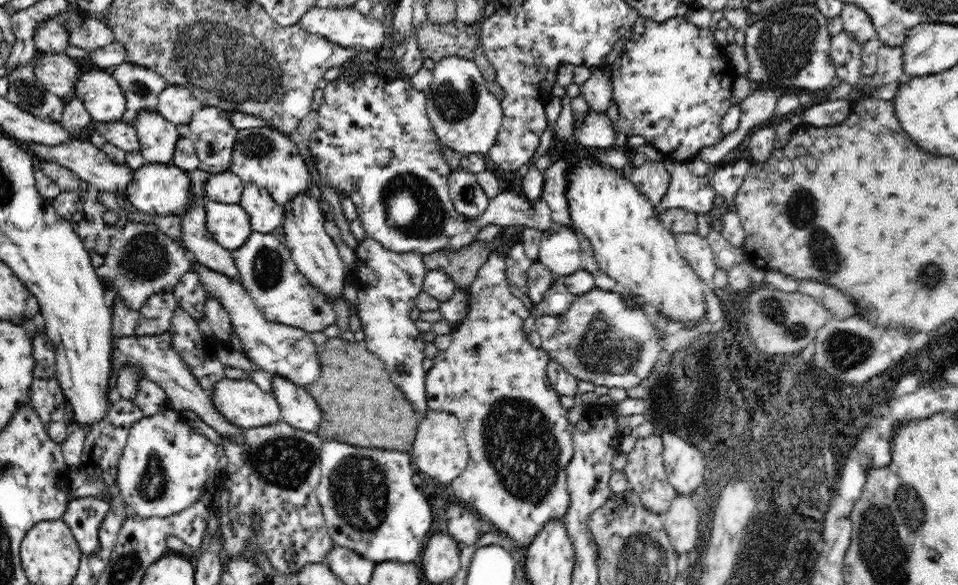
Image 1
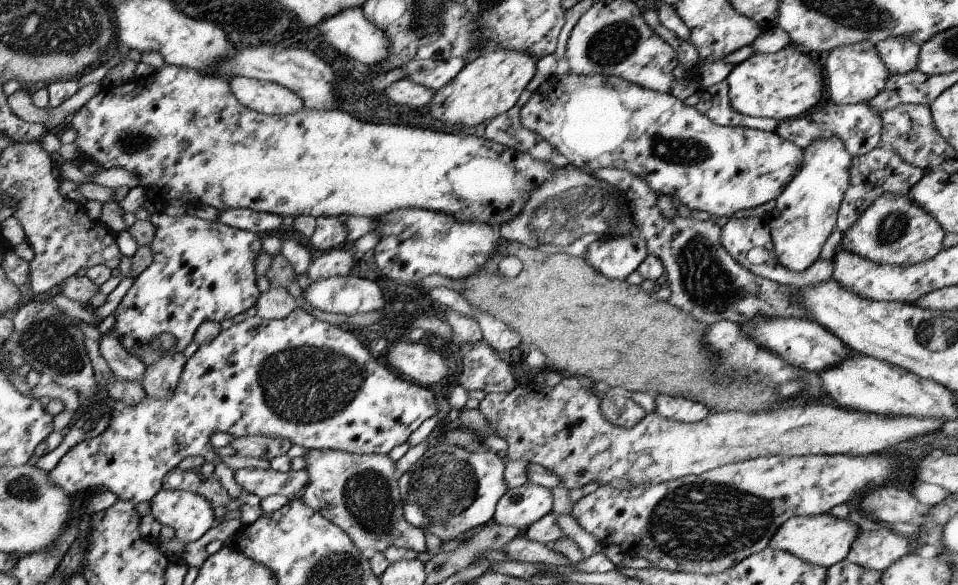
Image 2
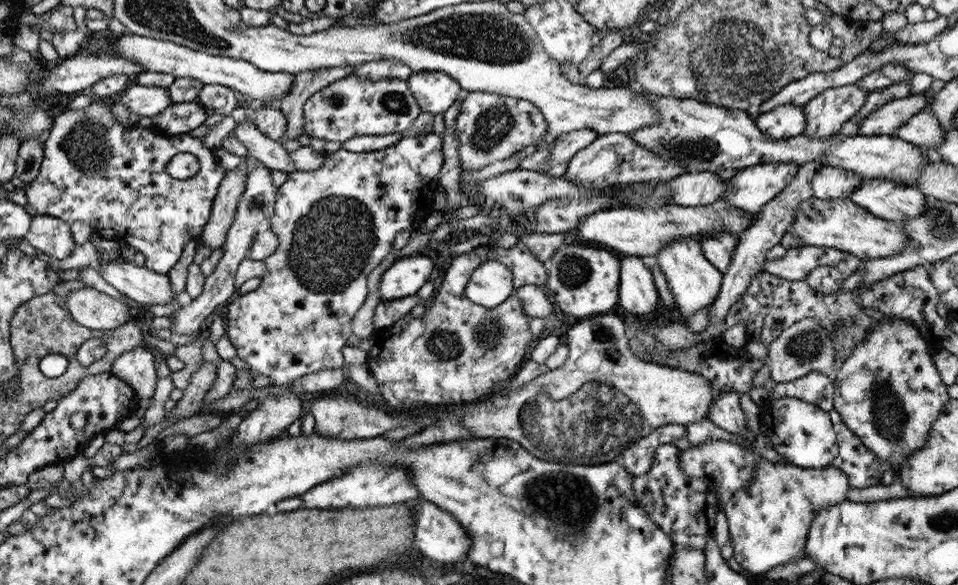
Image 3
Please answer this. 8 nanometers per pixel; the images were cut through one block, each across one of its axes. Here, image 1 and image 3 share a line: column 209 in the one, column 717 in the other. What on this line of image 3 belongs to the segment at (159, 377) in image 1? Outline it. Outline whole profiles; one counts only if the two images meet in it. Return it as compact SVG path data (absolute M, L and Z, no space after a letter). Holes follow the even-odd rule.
M735 390L717 394L709 406L707 416L721 430L727 430L729 434L745 436L745 438L753 440L753 434L743 426L743 414L739 410L739 394Z

